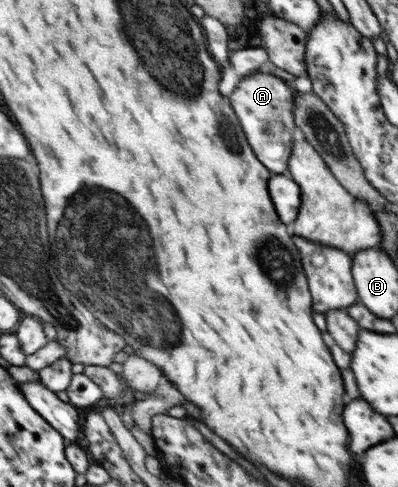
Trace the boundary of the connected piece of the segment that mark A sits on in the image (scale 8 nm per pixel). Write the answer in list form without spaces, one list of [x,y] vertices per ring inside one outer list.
[[[261,71],[242,77],[229,95],[233,112],[236,113],[237,120],[241,120],[241,128],[245,128],[245,136],[249,136],[249,144],[253,144],[253,152],[257,152],[257,160],[261,160],[261,164],[265,164],[265,168],[269,168],[269,172],[273,174],[287,173],[288,160],[292,155],[292,143],[302,138],[292,118],[295,98],[296,92],[292,83]]]

